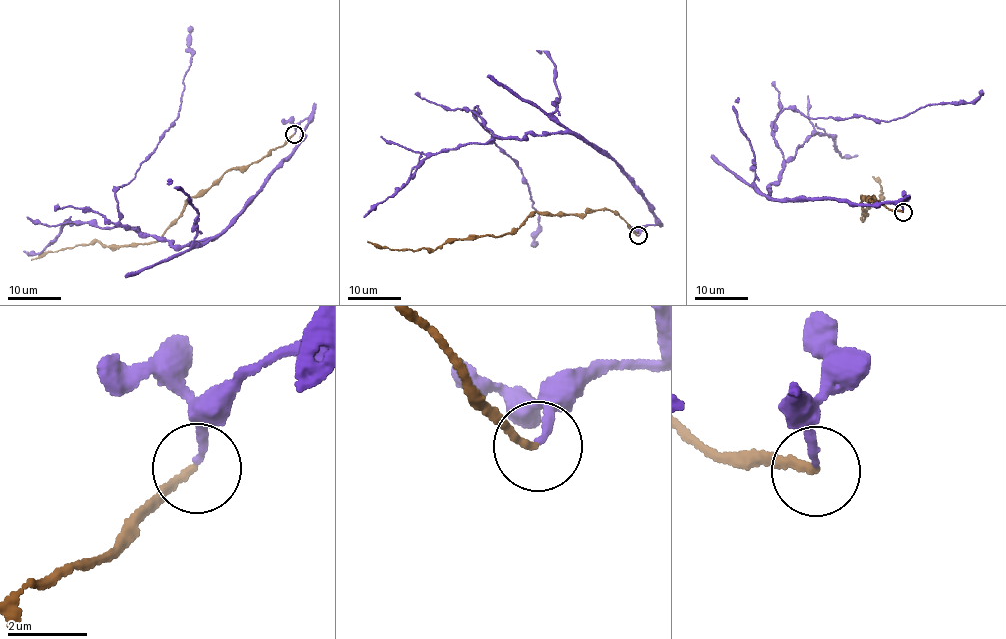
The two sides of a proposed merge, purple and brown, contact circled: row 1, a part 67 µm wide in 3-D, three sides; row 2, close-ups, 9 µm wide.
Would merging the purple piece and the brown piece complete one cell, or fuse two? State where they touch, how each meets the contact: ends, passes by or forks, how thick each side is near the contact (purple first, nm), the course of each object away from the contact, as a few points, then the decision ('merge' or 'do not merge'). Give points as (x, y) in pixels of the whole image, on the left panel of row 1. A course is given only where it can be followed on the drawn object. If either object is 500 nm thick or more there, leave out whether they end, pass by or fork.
place (294, 134); purple ends; brown ends; calibres 180 and 180 nm; course purple (295, 133), (308, 118), (292, 154), (215, 237), (176, 245), (119, 220), (118, 186), (177, 117), (192, 26); course brown (295, 133), (258, 162), (225, 172), (200, 189), (157, 242), (91, 242), (43, 251), (31, 260); merge

